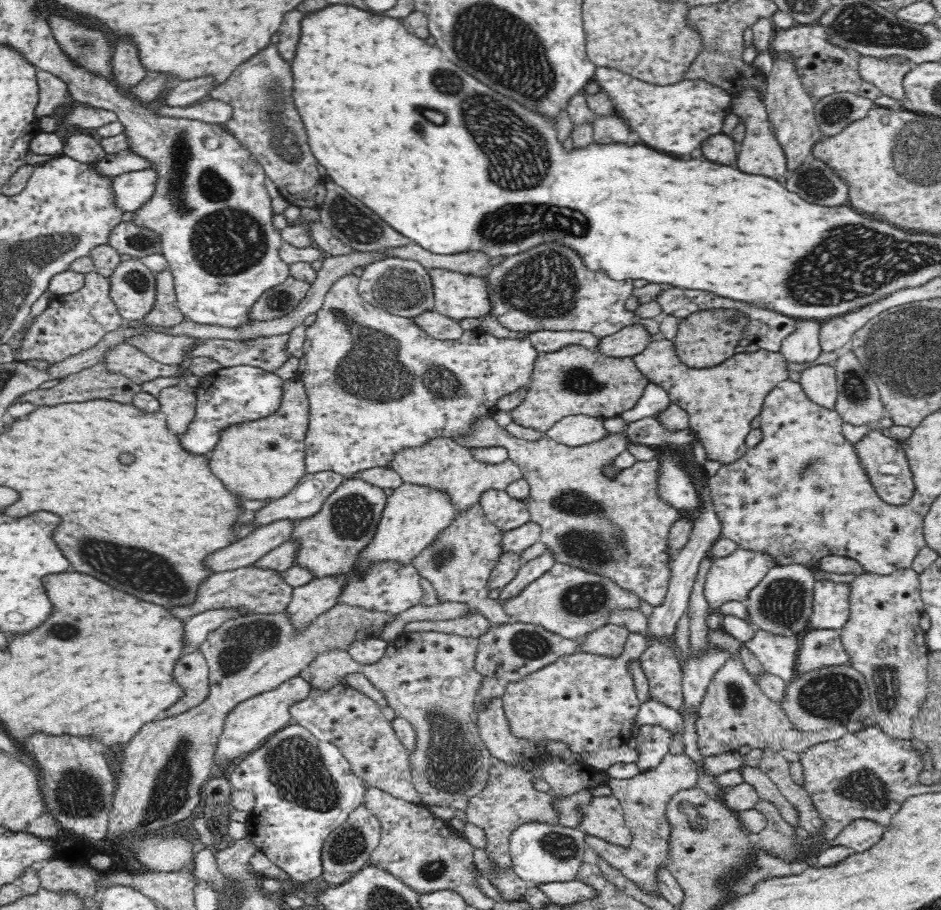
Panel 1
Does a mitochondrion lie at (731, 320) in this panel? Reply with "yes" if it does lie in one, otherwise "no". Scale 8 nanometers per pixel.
yes

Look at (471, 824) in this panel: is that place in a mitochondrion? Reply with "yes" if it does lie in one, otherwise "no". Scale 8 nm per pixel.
no

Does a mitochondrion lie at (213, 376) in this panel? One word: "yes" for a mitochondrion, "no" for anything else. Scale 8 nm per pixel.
no

